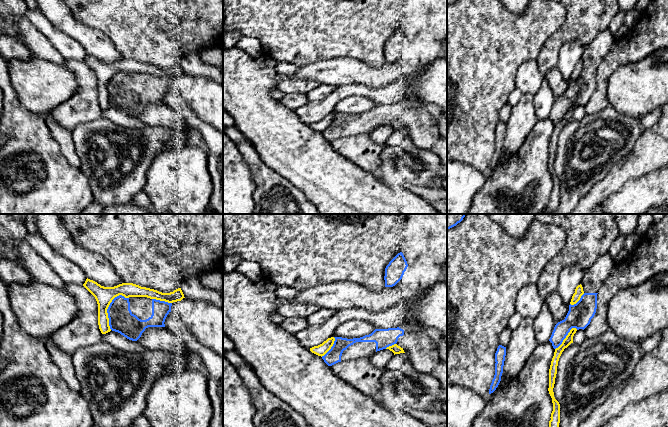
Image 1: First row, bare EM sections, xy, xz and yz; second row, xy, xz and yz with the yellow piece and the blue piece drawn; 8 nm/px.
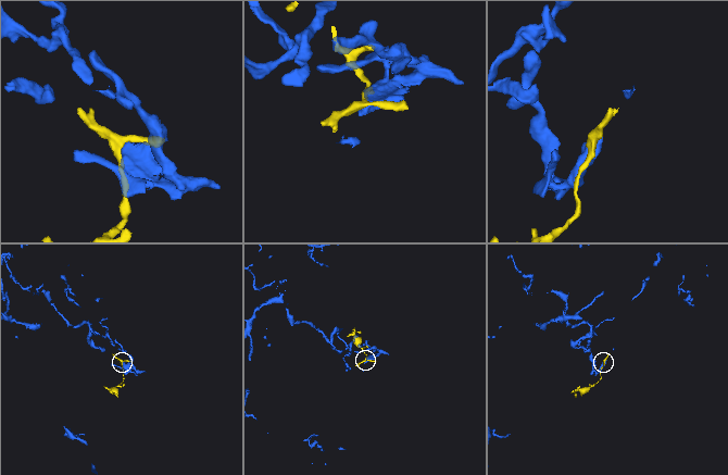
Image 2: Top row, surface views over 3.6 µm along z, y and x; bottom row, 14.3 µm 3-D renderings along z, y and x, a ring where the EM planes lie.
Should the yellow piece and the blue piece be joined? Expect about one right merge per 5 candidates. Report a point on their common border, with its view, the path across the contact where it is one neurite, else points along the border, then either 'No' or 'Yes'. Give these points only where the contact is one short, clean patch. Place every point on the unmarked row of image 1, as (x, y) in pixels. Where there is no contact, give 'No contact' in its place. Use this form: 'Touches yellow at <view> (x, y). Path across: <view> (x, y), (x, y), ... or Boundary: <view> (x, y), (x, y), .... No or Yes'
Touches yellow at xy (108, 82). No

